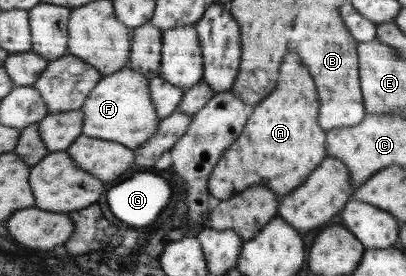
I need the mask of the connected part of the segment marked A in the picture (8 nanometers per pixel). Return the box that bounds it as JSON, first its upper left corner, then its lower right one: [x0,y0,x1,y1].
[208,54,327,201]

